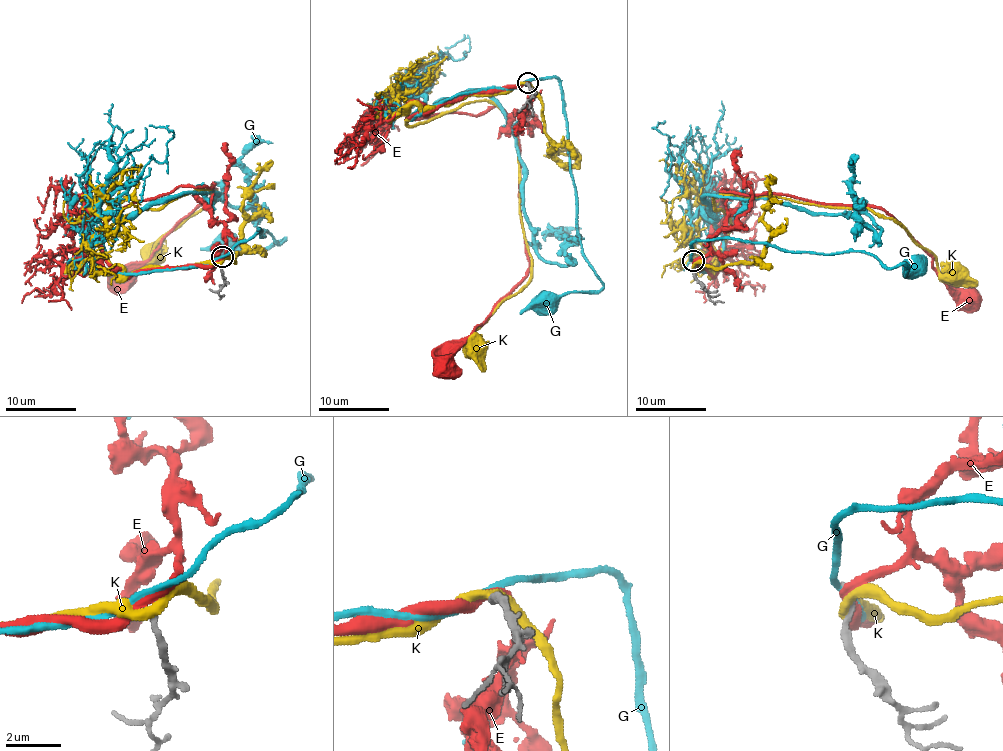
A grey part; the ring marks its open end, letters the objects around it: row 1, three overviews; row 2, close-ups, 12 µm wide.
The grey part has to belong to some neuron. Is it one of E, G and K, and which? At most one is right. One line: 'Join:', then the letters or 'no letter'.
Join: no letter

